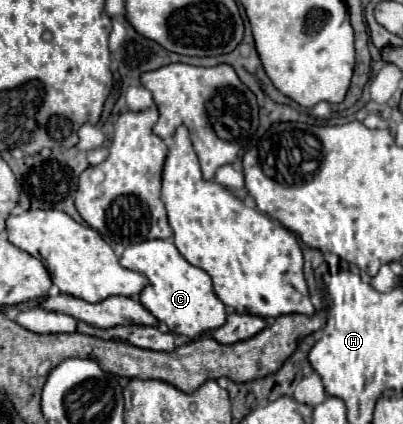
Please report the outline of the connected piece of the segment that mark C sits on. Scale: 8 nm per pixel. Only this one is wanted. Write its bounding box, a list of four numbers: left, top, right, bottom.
[120,240,226,338]

